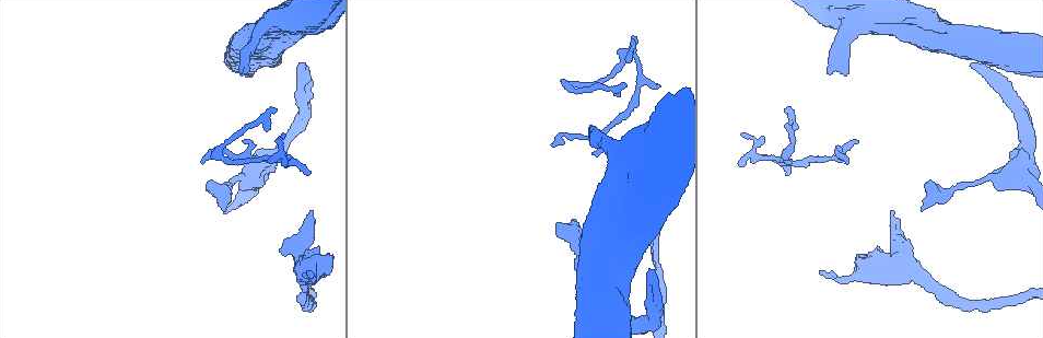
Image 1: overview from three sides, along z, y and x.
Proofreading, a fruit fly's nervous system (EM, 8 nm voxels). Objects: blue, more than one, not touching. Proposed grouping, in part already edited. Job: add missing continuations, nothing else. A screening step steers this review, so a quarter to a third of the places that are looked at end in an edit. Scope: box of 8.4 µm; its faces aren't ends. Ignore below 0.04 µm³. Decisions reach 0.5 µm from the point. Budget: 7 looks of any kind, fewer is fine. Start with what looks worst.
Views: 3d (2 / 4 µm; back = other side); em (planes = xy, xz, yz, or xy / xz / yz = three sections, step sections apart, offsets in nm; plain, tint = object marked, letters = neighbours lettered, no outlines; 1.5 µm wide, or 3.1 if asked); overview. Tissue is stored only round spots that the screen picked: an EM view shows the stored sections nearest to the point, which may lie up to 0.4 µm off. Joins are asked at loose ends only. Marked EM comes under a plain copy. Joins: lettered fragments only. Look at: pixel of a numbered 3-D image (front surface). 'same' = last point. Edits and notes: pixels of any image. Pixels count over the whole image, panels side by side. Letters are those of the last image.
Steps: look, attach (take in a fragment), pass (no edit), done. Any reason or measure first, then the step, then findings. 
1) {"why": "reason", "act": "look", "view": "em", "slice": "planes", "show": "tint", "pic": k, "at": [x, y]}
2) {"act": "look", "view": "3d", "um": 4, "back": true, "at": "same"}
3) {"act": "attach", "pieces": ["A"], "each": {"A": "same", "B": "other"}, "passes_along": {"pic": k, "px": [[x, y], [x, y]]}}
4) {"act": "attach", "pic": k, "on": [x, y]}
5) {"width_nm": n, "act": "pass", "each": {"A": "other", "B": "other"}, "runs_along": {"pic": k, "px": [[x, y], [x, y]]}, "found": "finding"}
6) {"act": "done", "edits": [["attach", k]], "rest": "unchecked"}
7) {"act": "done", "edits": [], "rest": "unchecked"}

{"why": "an open end", "act": "look", "view": "3d", "um": 4, "pic": 1, "at": [827, 73]}

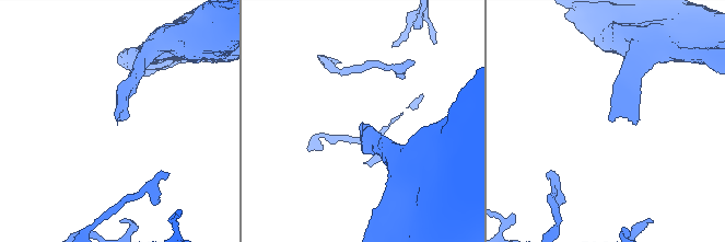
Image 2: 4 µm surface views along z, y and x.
{"why": "need the tissue", "act": "look", "view": "em", "um": 3.1, "slice": "planes", "show": "letters", "pic": 2, "at": [613, 121]}

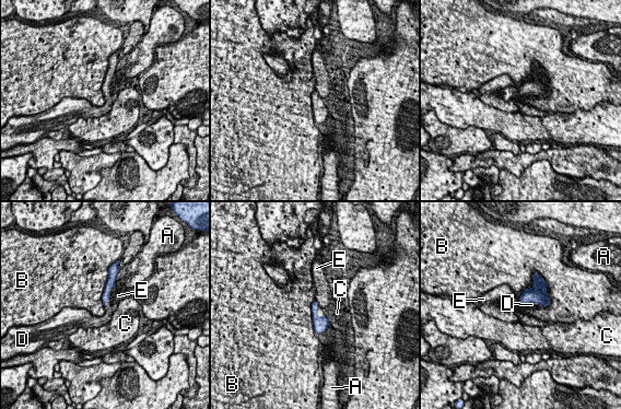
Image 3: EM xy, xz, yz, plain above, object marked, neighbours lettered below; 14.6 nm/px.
{"act": "attach", "pieces": ["D"], "each": {"A": "other", "B": "other", "C": "other", "D": "same", "E": "other"}, "passes_along": {"pic": 3, "px": [[320, 324], [319, 316], [319, 312]]}, "found": "it goes on there"}

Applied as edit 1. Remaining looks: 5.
{"act": "look", "view": "overview"}

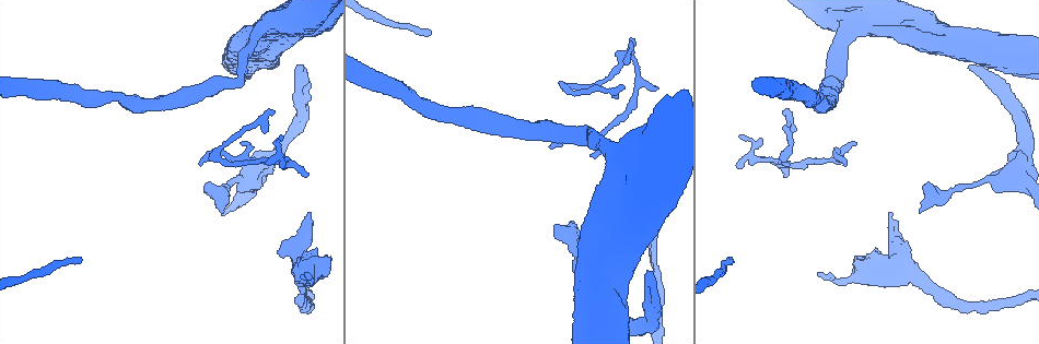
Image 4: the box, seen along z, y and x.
{"why": "tapers out", "act": "look", "view": "em", "slice": "yz", "step": 4, "show": "letters", "pic": 4, "at": [305, 175]}

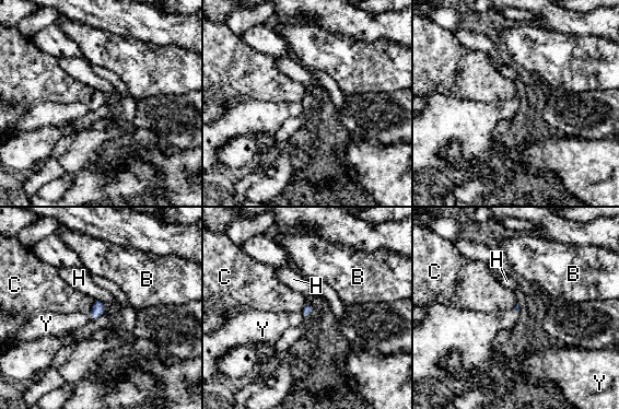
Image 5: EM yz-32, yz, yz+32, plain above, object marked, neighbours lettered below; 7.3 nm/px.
{"why": "cut it another way", "act": "look", "view": "em", "slice": "planes", "show": "letters", "at": "same"}

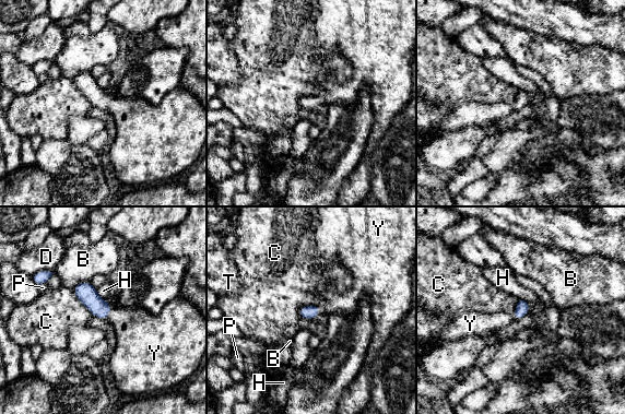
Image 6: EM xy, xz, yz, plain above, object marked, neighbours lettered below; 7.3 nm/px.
{"width_nm": 100, "act": "attach", "pieces": ["Y"], "each": {"B": "other", "C": "other", "D": "other", "H": "other", "P": "other", "T": "other", "Y": "same"}, "found": "it goes on there"}

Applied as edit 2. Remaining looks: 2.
{"act": "done", "edits": [["attach", 3], ["attach", 6]], "rest": "unchecked"}

